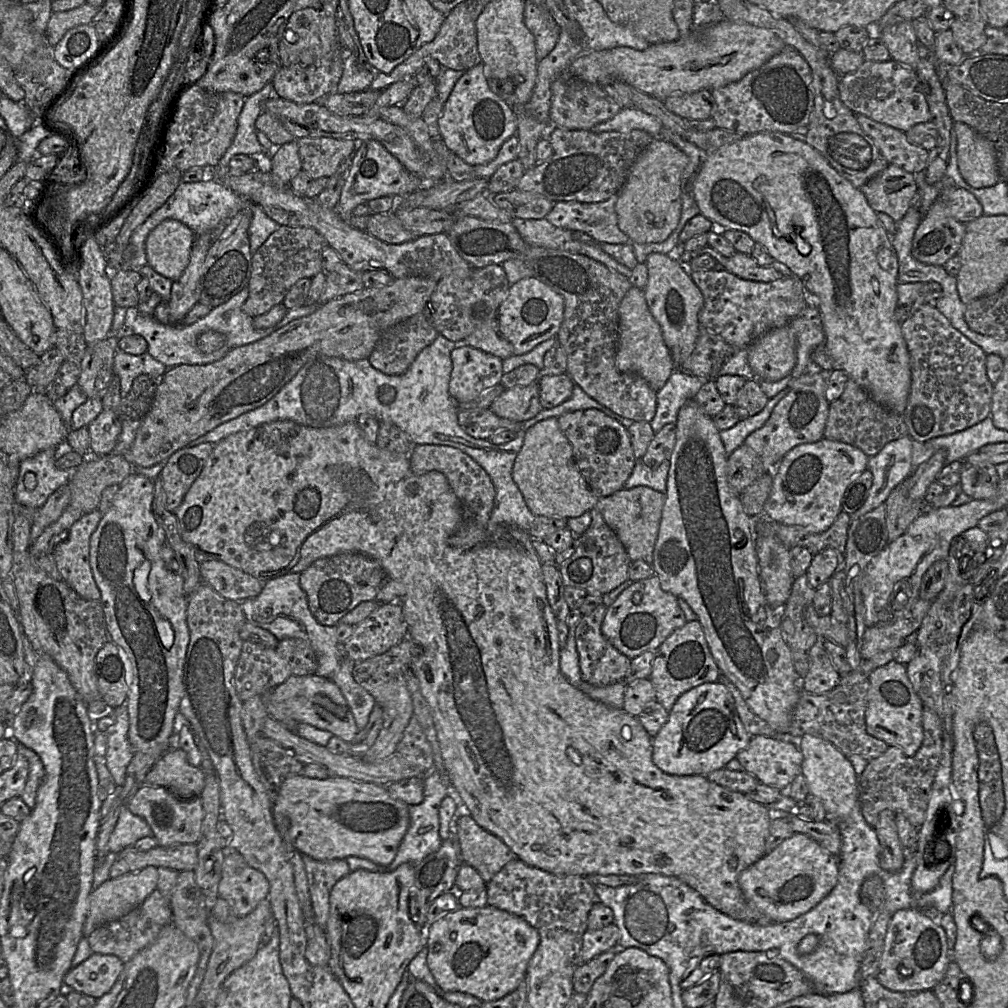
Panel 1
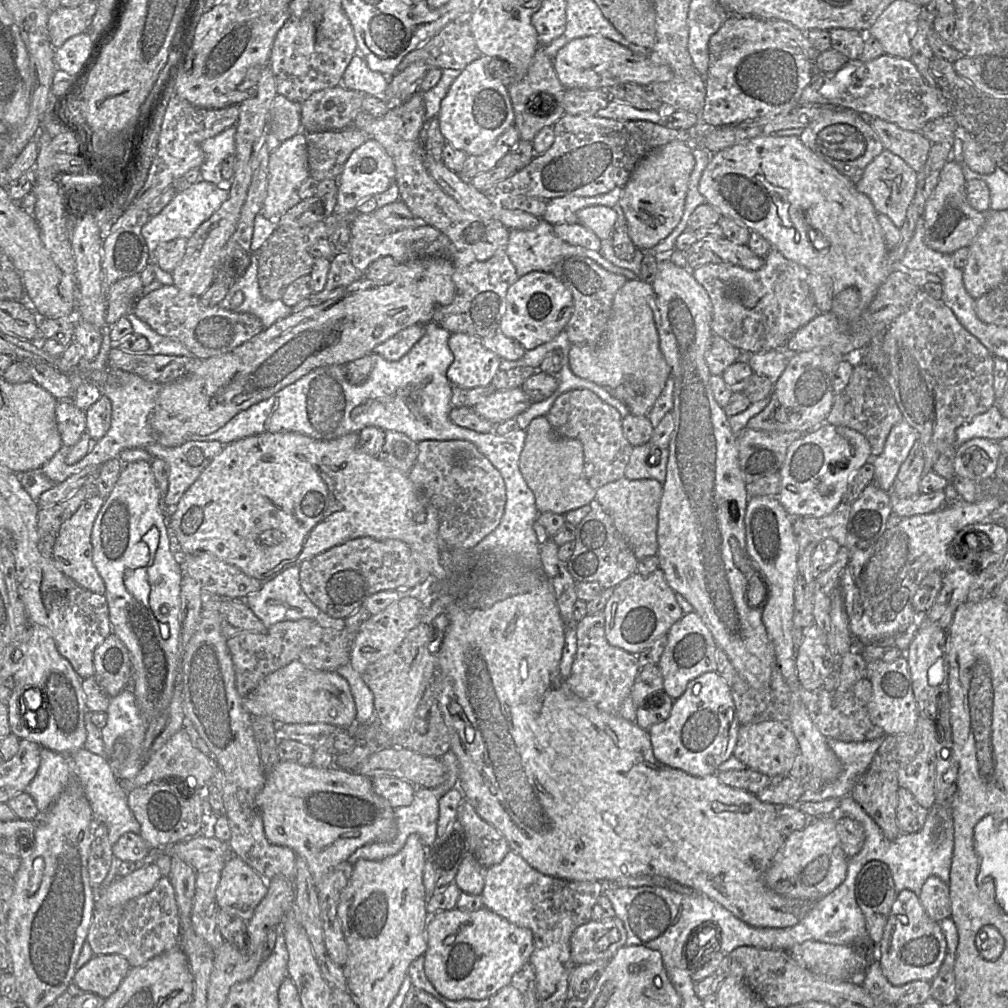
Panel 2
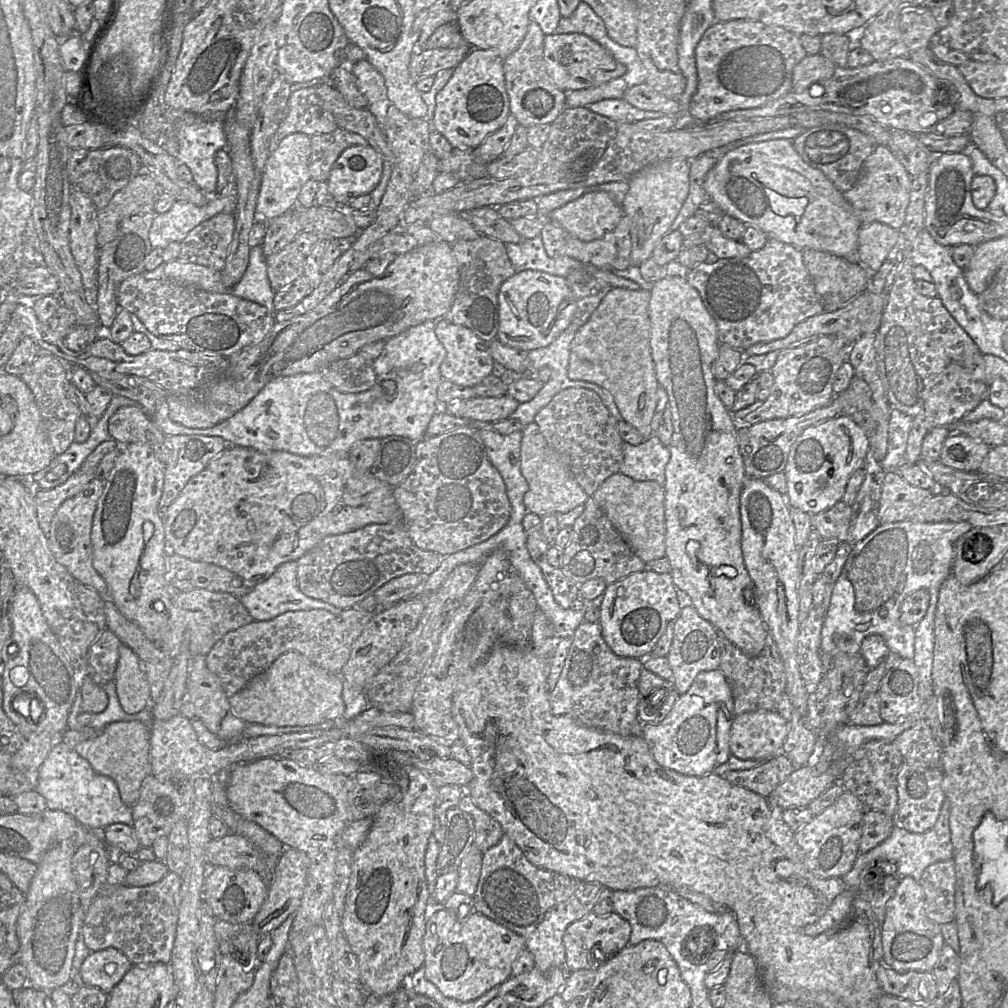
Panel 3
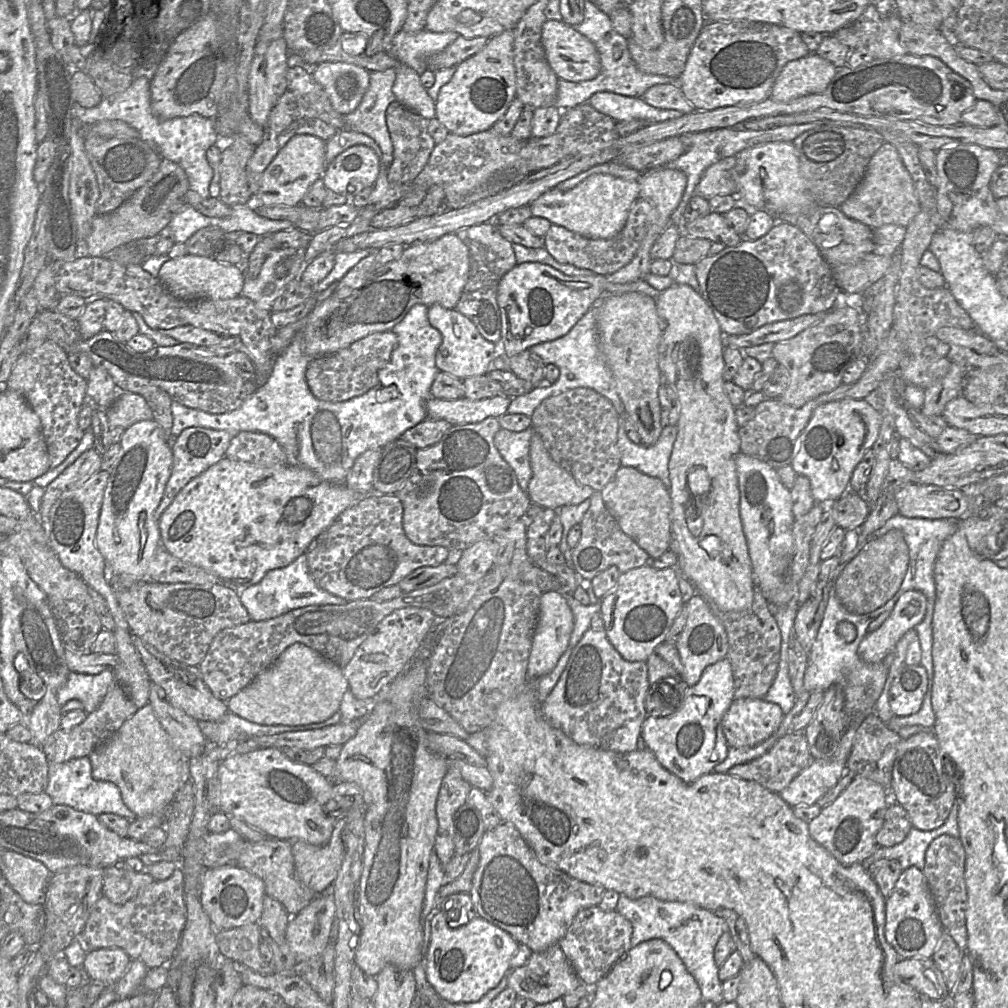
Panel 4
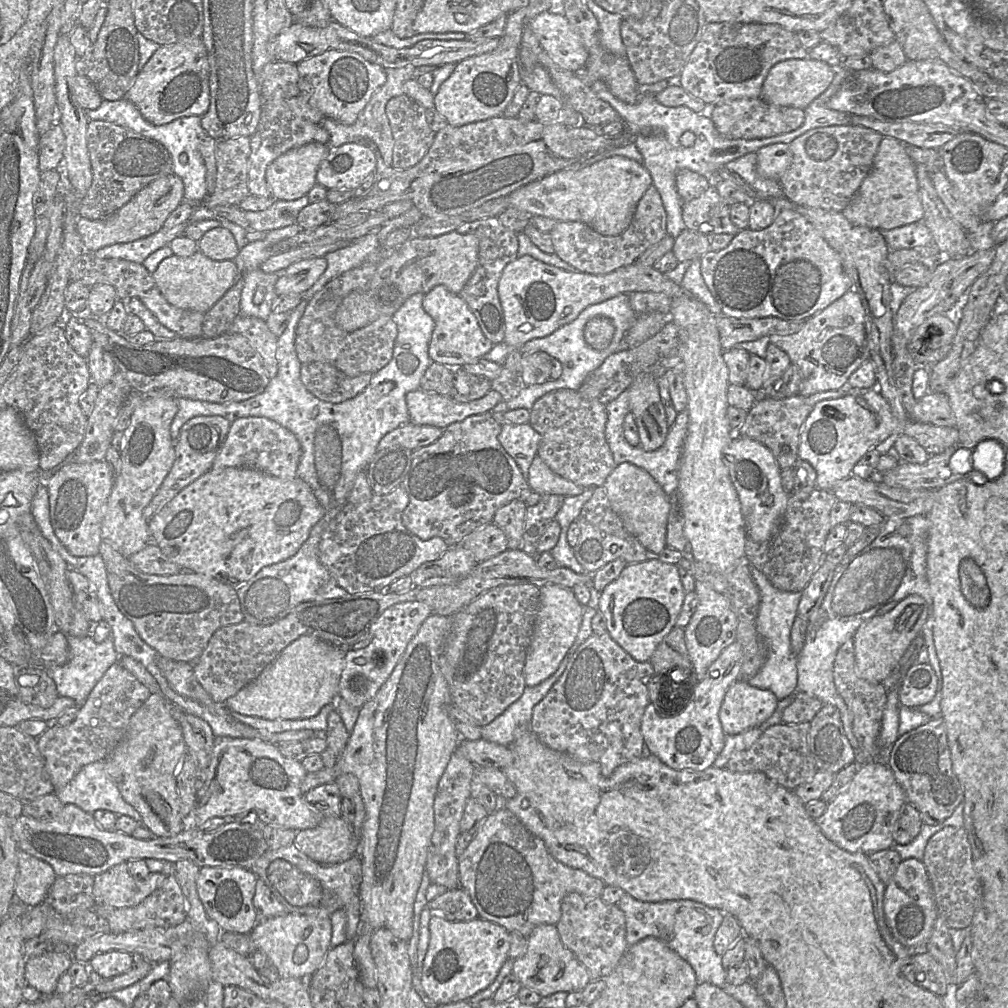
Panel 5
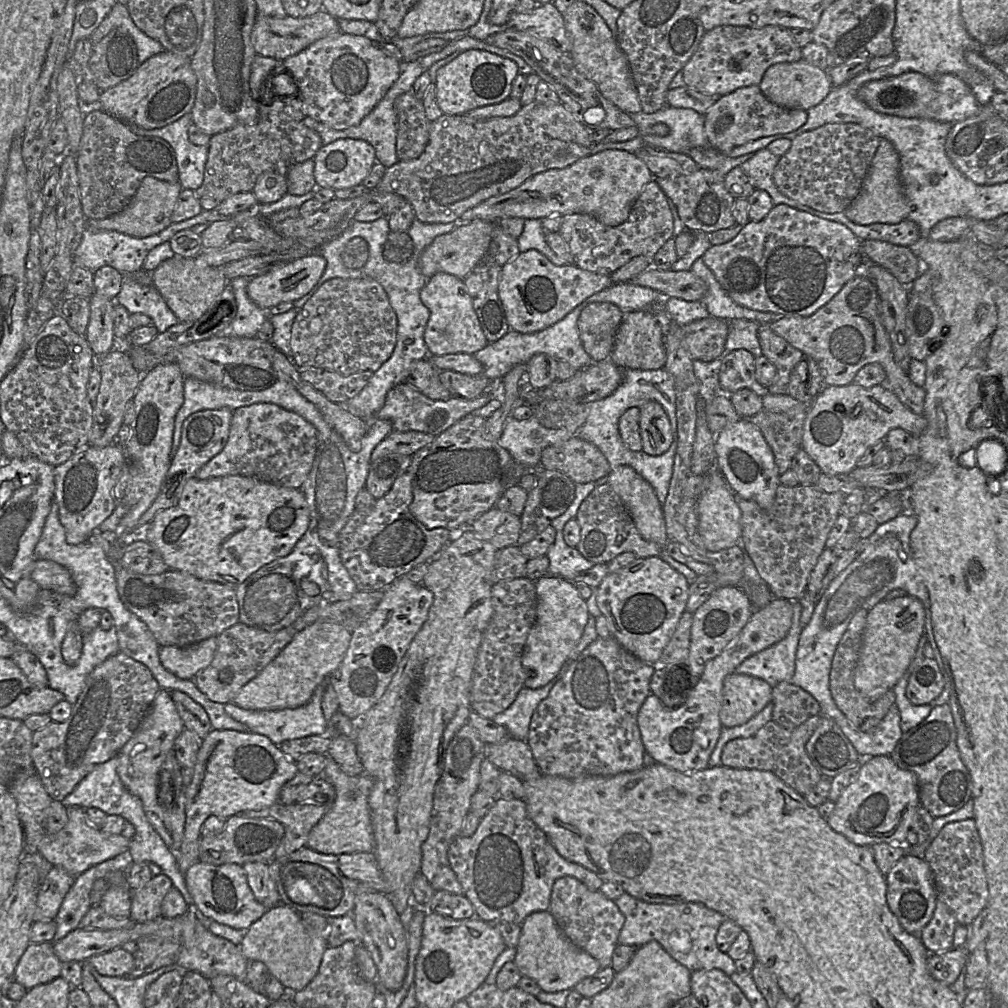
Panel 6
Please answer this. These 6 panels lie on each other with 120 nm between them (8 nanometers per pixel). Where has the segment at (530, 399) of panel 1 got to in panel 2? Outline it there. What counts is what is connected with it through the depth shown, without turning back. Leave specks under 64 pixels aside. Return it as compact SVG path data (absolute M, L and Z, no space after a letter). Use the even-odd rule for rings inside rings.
M520 387L494 391L477 403L473 410L494 425L515 418L530 405L529 397Z

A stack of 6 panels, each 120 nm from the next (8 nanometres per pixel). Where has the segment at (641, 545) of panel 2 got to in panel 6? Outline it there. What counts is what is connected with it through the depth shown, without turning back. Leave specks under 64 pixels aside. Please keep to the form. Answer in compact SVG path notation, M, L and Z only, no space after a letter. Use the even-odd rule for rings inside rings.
M627 465L616 467L607 476L607 483L627 507L640 535L665 547L668 538L662 505L650 483Z

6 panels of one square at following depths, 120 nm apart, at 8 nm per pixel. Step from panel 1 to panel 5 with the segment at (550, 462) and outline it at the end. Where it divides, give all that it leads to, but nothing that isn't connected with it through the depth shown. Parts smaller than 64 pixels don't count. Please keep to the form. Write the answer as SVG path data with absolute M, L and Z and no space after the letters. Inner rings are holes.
M537 455L529 468L527 481L531 490L540 496L548 494L577 496L585 489L554 473Z

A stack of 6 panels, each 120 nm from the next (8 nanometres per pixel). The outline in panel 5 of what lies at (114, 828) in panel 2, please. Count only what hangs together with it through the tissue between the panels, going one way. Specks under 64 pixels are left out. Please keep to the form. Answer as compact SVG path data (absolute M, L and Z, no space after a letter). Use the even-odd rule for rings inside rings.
M105 760L84 766L63 788L55 792L63 805L74 804L85 812L92 814L96 810L108 810L117 816L125 815L142 824L140 814L122 797L116 784L105 772Z

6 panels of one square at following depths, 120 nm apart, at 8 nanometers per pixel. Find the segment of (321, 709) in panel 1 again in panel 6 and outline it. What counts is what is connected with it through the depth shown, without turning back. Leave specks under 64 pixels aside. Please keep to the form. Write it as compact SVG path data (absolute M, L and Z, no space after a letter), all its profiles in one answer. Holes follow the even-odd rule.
M318 620L300 632L260 673L246 683L233 703L246 710L283 710L305 705L315 688L337 673L349 647L351 633L342 625Z

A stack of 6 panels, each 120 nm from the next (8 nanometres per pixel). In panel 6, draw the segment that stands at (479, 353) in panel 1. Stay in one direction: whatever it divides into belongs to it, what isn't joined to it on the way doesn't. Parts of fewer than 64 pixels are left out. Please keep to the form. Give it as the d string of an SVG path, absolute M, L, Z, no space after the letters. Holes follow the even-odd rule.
M437 273L429 278L421 289L420 299L430 311L424 331L429 355L455 353L474 355L488 344L463 279L447 273Z

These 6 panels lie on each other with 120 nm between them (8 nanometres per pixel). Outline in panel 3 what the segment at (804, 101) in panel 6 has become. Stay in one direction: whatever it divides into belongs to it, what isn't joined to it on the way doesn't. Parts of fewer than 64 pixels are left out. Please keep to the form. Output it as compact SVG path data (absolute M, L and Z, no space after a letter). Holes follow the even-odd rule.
M822 54L807 55L793 69L792 91L801 93L818 81L832 78L836 66Z

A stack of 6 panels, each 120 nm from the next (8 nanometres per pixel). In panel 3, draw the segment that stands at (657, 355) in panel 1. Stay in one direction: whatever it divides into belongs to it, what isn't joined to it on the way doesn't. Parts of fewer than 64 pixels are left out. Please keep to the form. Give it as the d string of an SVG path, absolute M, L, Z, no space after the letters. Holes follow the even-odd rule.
M612 288L588 321L577 331L570 347L568 377L592 382L608 390L623 420L644 437L653 434L651 421L657 406L657 381L650 348L650 291Z

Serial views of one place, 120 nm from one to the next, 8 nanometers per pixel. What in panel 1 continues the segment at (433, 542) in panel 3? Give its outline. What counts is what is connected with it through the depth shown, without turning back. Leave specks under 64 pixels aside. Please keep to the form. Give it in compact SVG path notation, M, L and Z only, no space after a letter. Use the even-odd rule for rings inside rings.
M413 445L409 453L409 463L416 475L438 471L446 477L463 508L462 526L470 522L477 528L486 528L494 507L496 491L487 472L469 455L447 445Z

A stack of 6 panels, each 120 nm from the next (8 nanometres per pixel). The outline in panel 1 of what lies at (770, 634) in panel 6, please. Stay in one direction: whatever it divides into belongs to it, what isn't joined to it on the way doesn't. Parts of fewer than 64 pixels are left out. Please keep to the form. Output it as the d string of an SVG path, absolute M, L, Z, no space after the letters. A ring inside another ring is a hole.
M719 680L705 682L684 692L669 711L667 722L653 737L653 763L672 775L707 775L721 769L751 740L735 701Z

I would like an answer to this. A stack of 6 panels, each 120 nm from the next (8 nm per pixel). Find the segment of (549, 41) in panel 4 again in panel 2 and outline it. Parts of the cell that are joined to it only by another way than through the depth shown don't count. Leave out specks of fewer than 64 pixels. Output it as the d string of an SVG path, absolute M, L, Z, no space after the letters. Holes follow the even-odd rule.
M602 36L576 38L563 46L553 59L555 73L565 88L605 89L621 83L636 83L649 87L655 82L667 82L673 71L666 64L656 64L649 56L638 55L627 47Z

